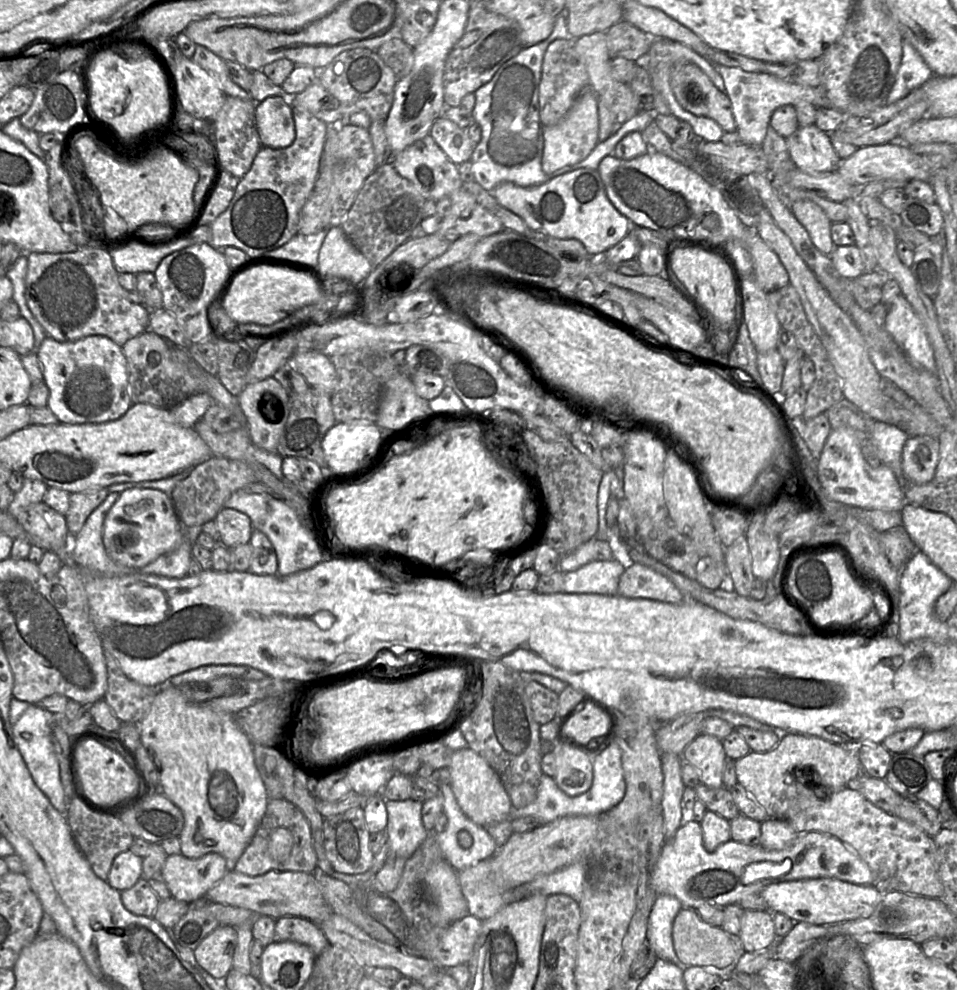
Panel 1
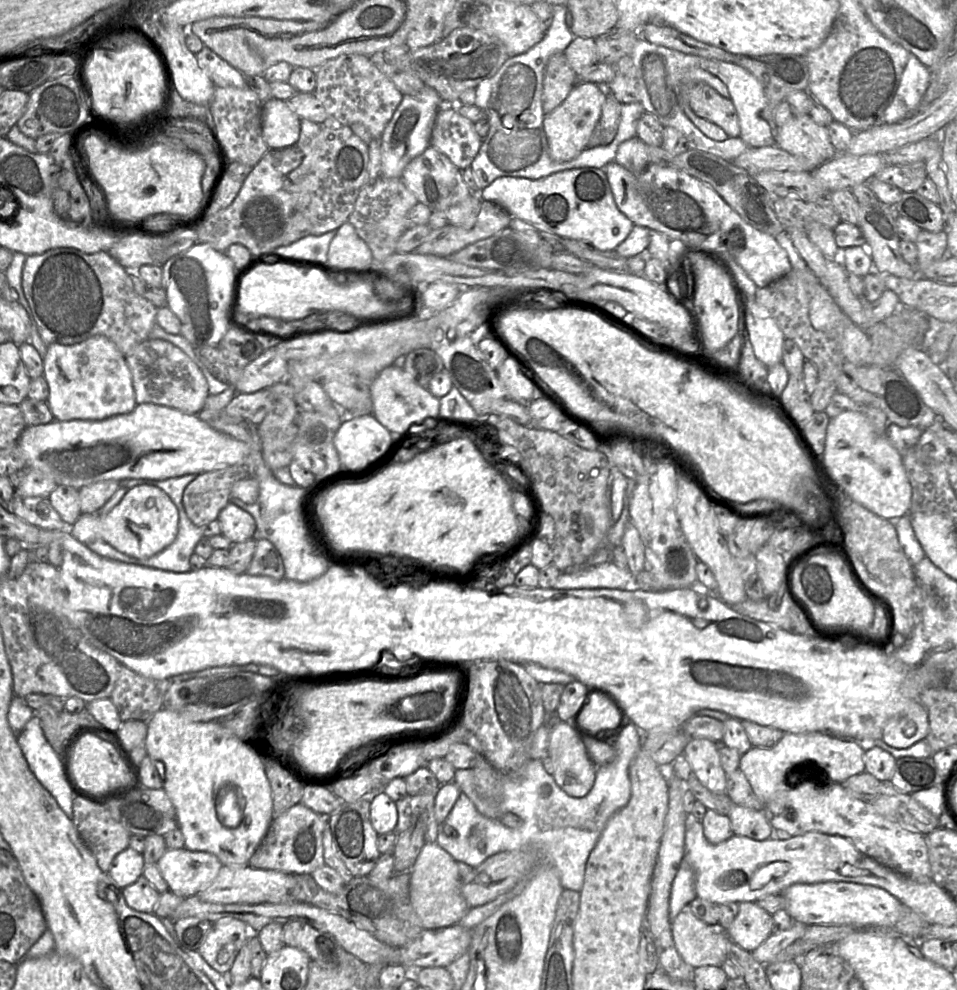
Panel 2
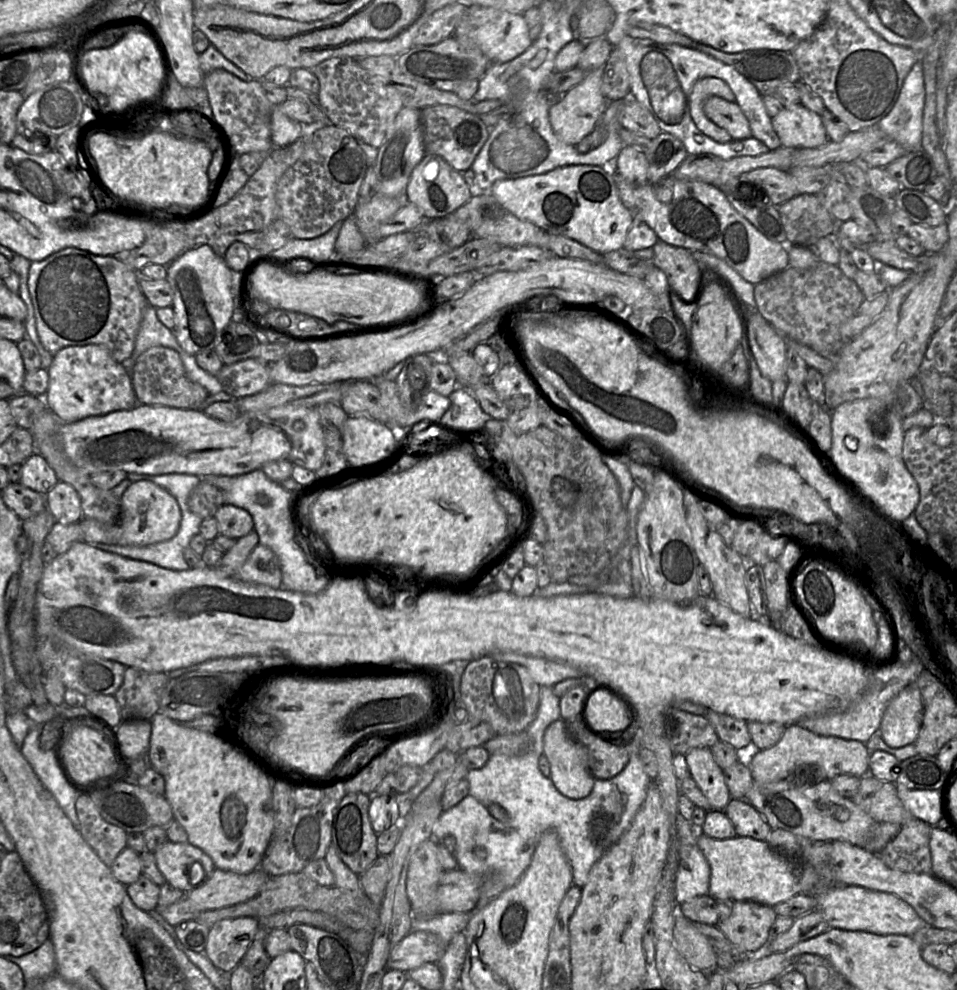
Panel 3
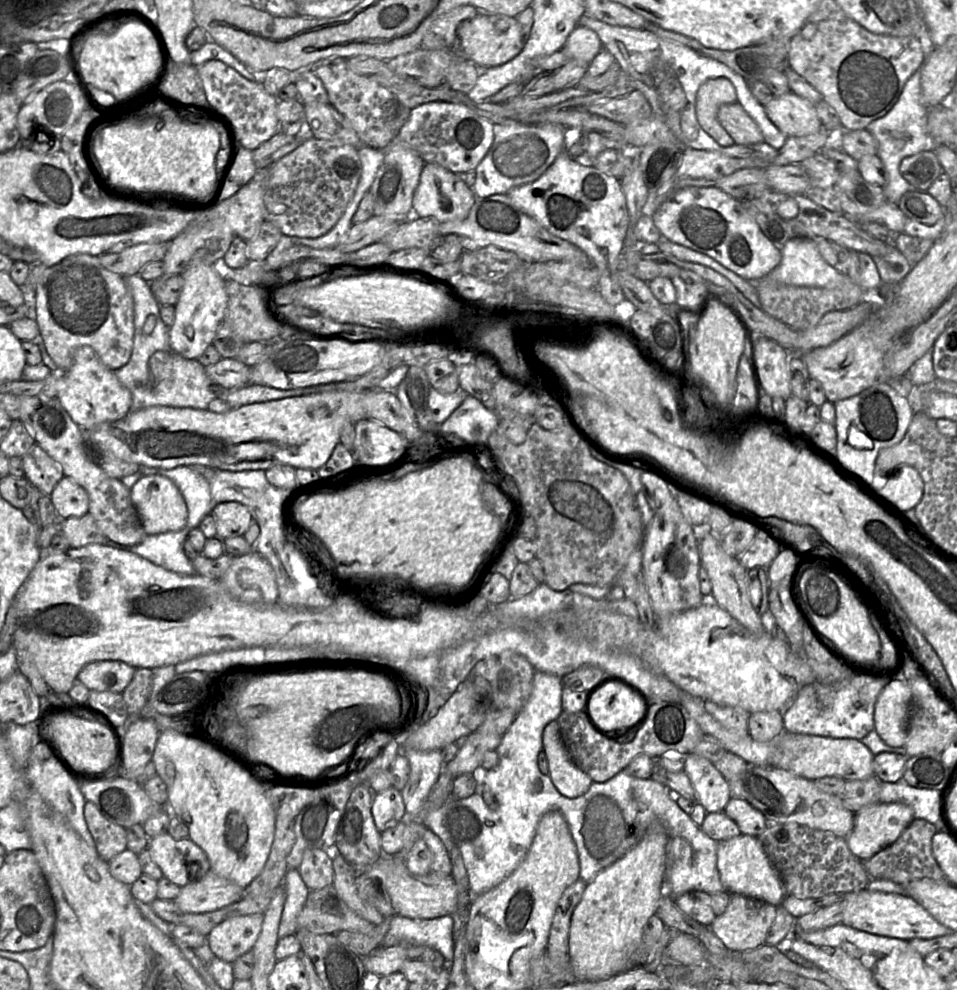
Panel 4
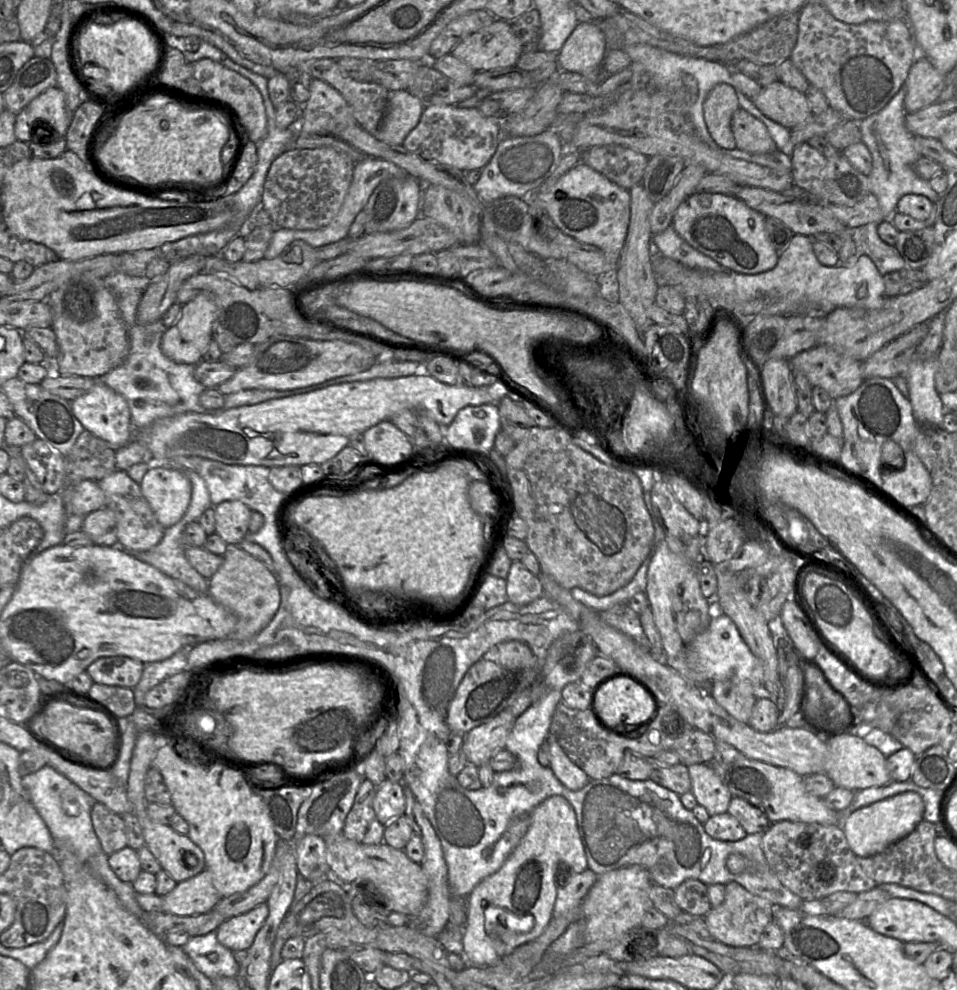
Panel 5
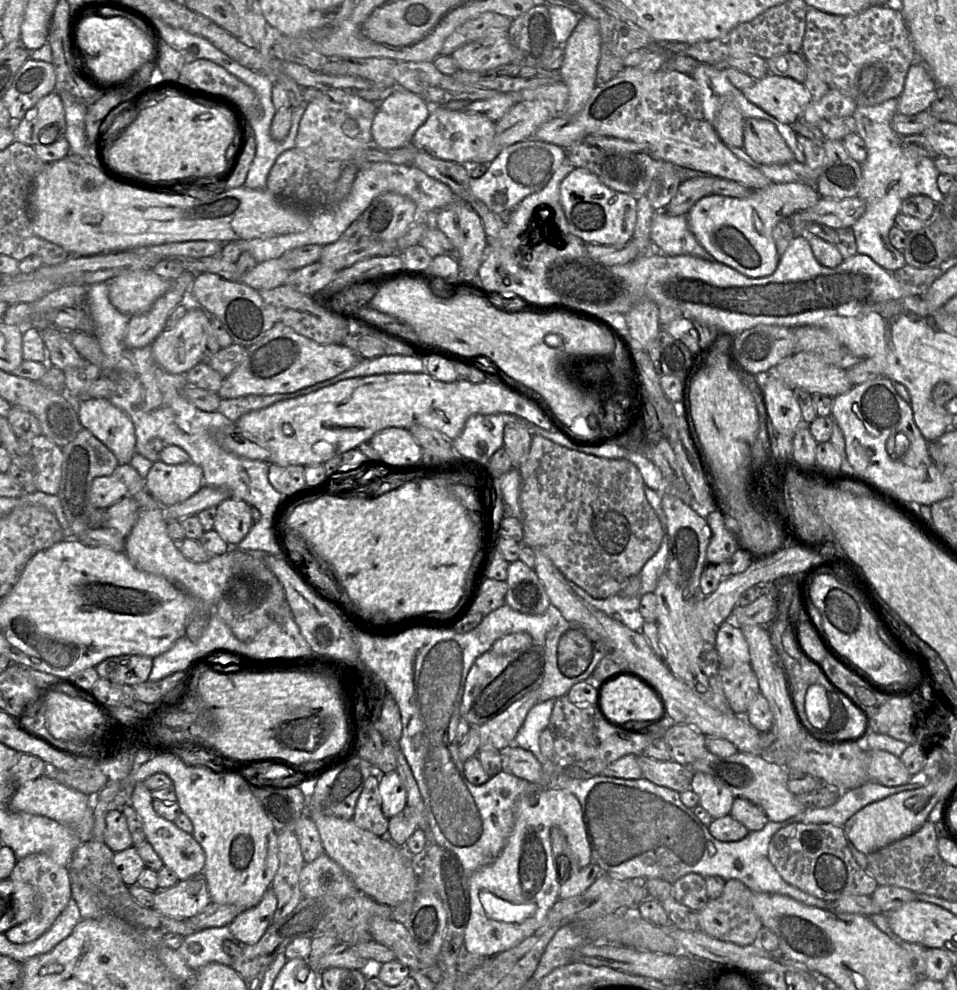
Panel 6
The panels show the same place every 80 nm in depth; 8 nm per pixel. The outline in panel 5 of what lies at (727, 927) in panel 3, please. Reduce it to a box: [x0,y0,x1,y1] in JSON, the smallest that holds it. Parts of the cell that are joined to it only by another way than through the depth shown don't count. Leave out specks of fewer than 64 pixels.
[704,881,774,947]

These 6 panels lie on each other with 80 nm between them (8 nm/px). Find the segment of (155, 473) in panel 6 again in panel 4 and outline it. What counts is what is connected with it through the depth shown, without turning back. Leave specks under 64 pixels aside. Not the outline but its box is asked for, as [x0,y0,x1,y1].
[130,474,187,536]

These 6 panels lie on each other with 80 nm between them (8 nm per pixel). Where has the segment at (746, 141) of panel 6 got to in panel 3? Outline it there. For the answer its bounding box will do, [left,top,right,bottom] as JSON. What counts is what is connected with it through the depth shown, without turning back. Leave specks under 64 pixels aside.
[703,96,752,139]

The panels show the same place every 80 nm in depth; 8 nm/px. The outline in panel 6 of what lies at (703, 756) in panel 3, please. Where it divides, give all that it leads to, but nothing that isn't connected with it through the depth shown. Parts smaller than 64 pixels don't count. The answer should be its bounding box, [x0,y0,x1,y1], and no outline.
[690,772,735,819]

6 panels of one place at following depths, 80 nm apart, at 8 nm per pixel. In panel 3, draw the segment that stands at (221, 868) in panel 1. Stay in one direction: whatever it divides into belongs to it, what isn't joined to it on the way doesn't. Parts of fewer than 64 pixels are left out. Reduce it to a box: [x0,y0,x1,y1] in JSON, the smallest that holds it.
[153,840,216,894]

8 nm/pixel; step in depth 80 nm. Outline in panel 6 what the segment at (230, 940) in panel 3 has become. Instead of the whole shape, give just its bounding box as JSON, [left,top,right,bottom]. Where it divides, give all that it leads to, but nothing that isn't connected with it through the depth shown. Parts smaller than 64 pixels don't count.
[229,886,277,945]

